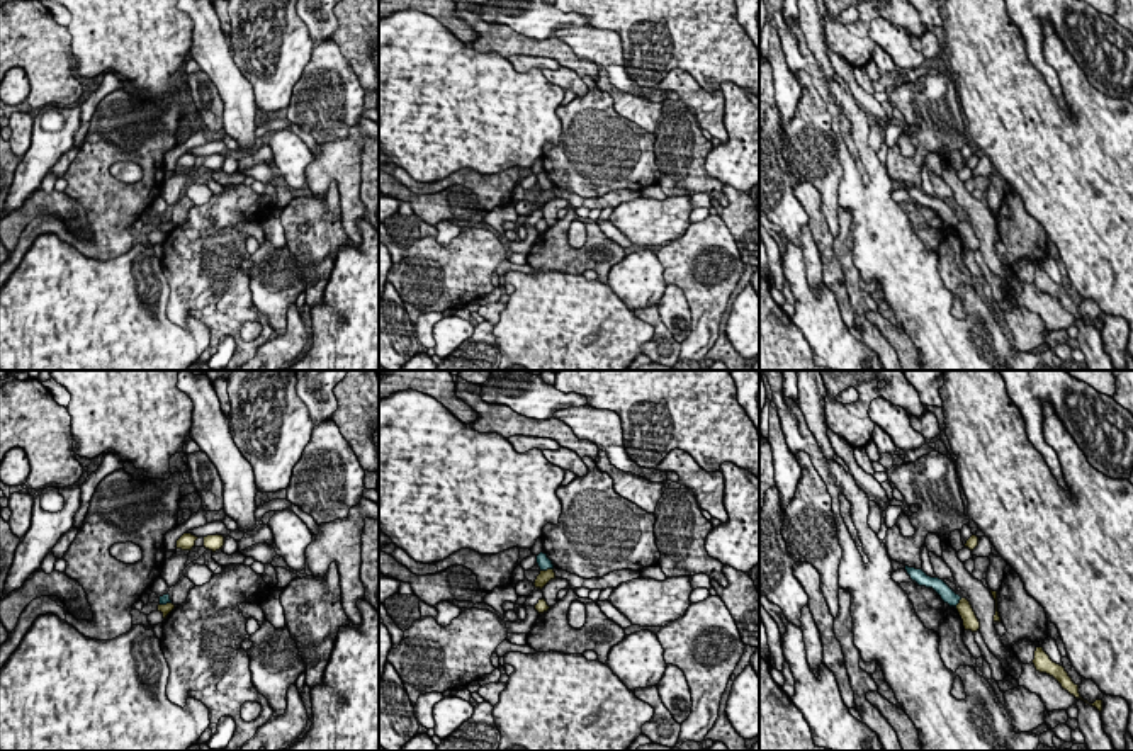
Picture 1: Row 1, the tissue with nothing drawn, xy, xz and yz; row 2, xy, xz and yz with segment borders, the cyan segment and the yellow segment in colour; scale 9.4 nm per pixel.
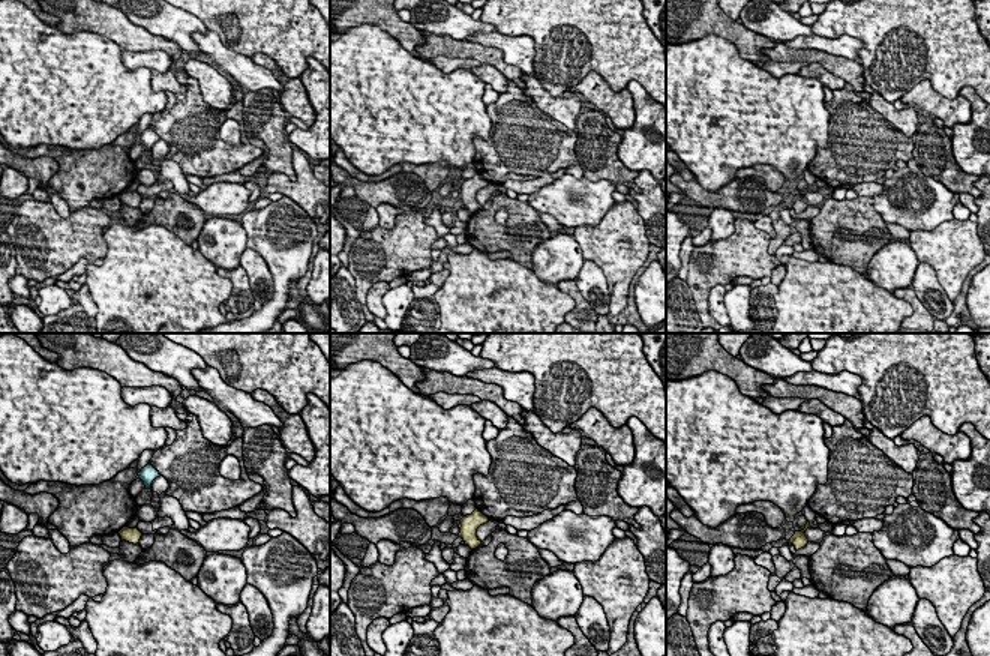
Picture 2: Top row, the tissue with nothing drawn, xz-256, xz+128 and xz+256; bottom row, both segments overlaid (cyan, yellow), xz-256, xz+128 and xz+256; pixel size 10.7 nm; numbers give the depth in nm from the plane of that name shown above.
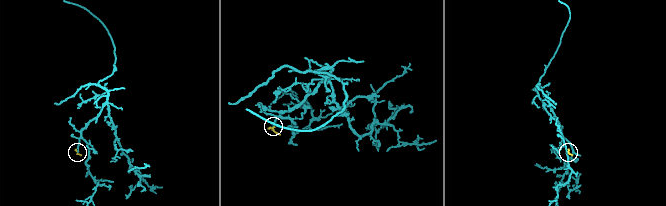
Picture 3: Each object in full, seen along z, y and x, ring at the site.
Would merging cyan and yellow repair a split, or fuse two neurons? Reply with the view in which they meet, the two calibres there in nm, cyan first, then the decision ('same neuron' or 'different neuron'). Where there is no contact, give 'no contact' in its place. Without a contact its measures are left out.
xz | 130/120 nm | different neuron

